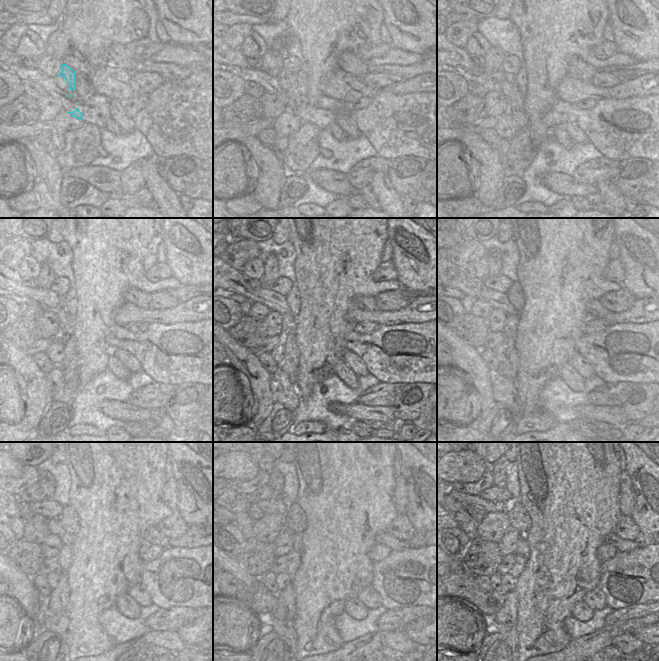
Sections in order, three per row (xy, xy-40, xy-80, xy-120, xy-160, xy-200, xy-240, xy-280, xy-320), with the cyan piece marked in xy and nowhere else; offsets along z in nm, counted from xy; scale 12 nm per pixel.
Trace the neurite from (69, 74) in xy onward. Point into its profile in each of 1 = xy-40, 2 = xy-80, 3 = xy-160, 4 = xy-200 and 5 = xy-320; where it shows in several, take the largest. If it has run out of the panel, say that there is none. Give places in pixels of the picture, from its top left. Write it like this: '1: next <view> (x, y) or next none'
1: next xy-40 (292, 77)
2: next xy-80 (520, 117)
3: next xy-160 (291, 360)
4: next xy-200 (509, 368)
5: next xy-320 (507, 614)

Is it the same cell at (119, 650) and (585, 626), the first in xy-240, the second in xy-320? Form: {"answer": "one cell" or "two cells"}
{"answer": "two cells"}

